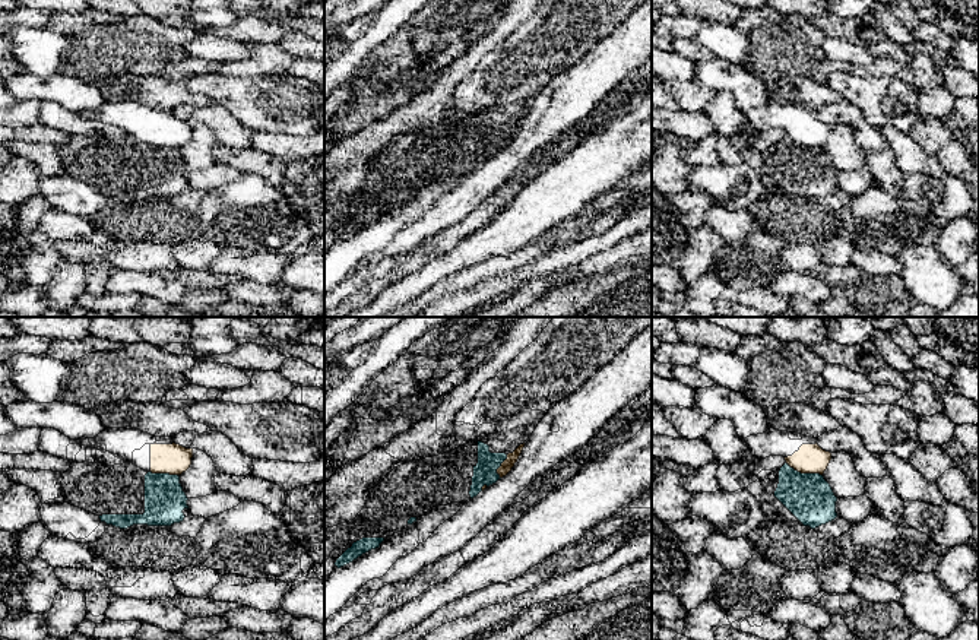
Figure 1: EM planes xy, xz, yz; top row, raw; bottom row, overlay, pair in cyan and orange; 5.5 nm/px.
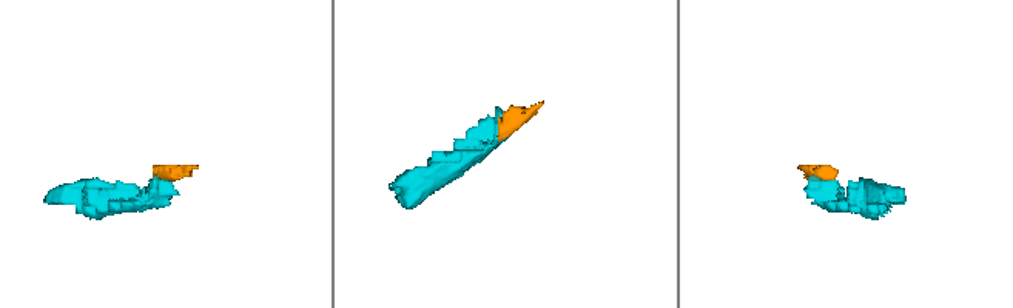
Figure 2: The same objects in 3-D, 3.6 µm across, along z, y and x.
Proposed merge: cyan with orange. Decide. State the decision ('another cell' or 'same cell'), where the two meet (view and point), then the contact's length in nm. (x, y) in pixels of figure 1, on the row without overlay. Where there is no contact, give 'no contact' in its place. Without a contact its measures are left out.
another cell | yz (804, 146) | 220 nm

